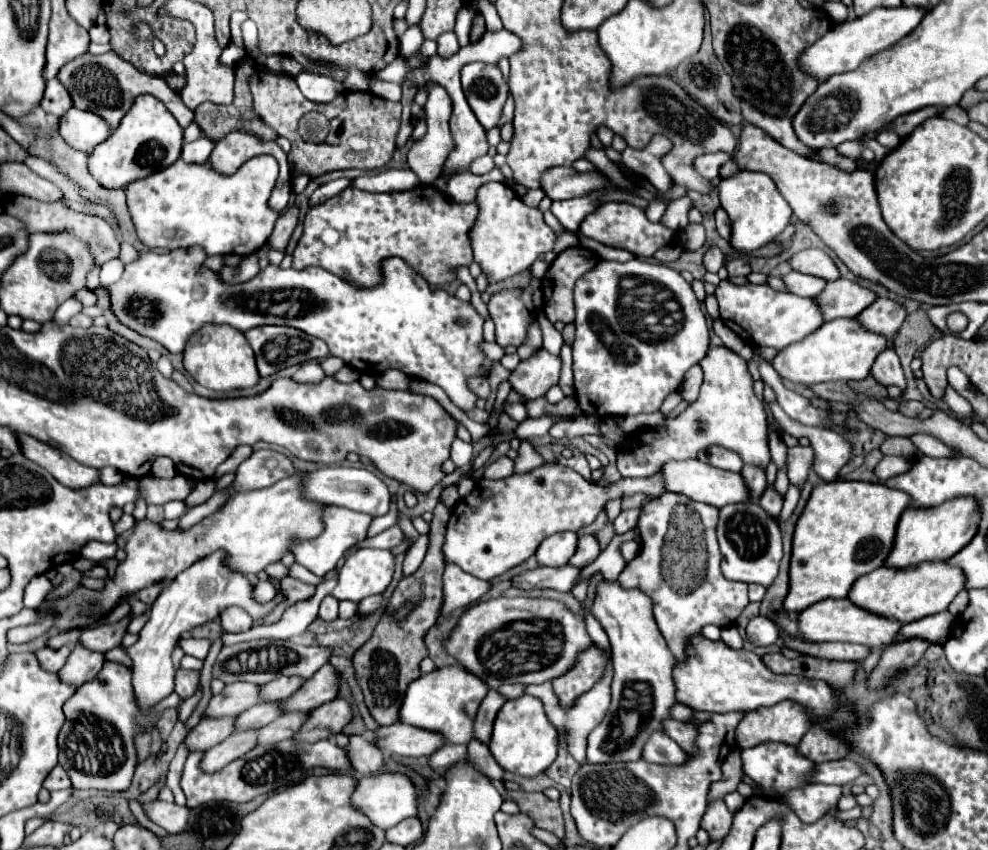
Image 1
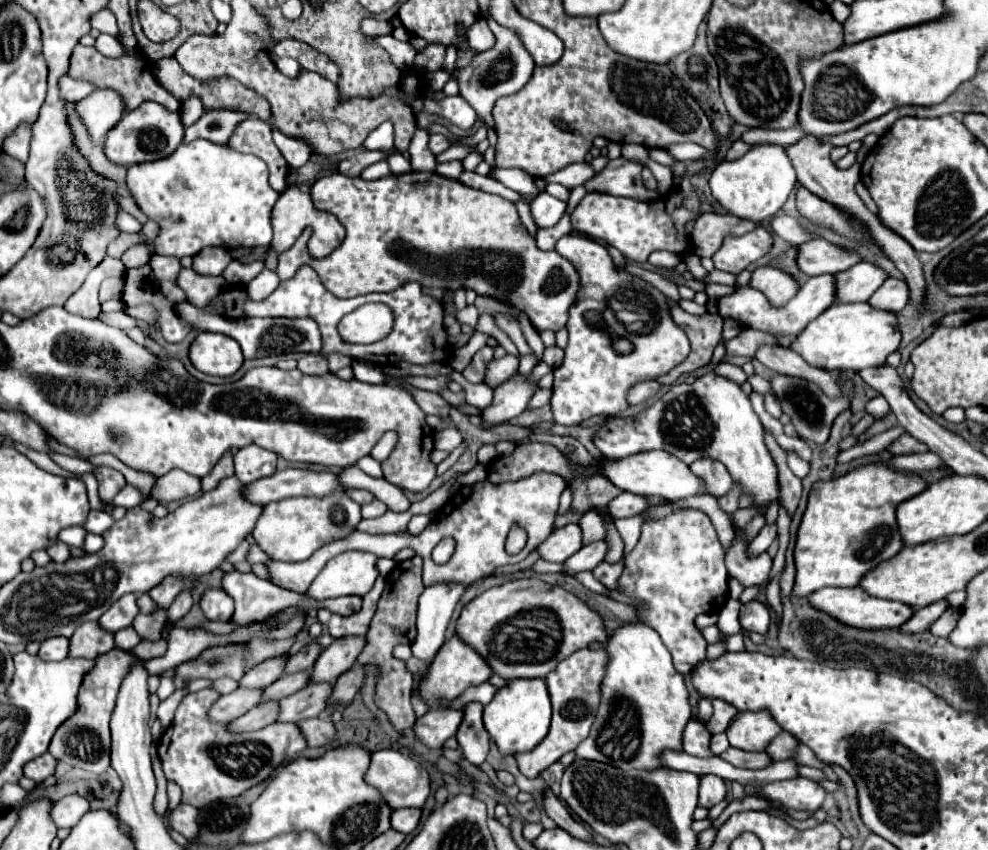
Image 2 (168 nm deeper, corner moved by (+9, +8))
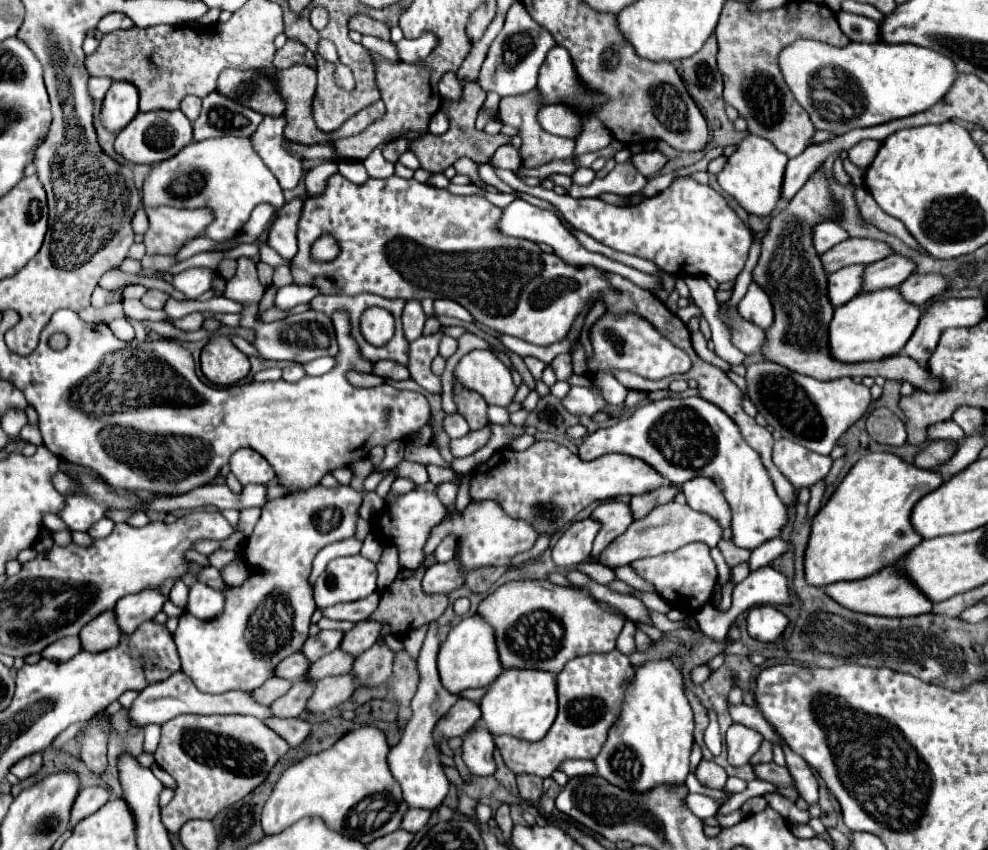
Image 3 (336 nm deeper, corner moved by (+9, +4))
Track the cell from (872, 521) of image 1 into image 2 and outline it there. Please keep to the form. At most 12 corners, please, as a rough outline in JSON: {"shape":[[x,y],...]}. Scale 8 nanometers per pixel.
{"shape":[[883,463],[815,483],[793,593],[855,587],[903,549],[925,491]]}

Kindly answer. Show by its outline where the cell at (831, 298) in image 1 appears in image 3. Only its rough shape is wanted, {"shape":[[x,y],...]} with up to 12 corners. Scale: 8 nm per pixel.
{"shape":[[889,255],[863,271],[859,295],[899,287],[915,263]]}

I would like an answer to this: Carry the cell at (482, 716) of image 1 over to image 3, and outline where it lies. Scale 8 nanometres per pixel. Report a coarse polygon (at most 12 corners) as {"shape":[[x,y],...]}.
{"shape":[[473,727],[463,761],[473,775],[493,775],[493,735]]}

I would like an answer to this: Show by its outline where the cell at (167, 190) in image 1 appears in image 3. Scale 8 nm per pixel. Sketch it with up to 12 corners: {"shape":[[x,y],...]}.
{"shape":[[249,139],[189,143],[153,165],[145,209],[211,209],[233,239],[259,203],[285,205]]}

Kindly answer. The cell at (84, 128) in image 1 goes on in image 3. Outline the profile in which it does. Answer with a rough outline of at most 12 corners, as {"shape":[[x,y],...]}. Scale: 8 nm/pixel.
{"shape":[[113,83],[99,119],[119,133],[139,111],[131,83]]}

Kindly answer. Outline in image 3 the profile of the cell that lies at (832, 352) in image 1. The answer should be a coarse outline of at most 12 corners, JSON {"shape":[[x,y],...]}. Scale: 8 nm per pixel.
{"shape":[[897,289],[853,297],[829,323],[839,363],[897,355],[921,309]]}

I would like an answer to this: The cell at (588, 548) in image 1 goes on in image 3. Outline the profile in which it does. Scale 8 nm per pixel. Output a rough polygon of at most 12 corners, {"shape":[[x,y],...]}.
{"shape":[[603,501],[591,513],[601,523],[597,557],[633,523],[629,505]]}

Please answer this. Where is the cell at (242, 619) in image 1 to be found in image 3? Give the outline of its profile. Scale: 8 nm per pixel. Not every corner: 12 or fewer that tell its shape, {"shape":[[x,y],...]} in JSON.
{"shape":[[205,583],[189,589],[187,611],[197,619],[215,619],[225,597]]}

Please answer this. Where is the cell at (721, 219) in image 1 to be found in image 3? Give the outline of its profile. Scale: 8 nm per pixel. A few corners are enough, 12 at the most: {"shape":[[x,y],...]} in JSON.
{"shape":[[833,221],[813,227],[813,245],[825,253],[849,235]]}

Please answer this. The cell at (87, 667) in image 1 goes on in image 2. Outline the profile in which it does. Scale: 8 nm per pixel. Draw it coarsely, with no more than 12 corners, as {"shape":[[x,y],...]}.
{"shape":[[97,621],[71,637],[69,657],[95,659],[115,647]]}

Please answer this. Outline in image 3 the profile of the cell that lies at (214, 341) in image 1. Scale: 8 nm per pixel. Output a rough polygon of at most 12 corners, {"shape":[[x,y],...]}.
{"shape":[[213,335],[201,371],[215,385],[249,373],[249,359],[227,337]]}

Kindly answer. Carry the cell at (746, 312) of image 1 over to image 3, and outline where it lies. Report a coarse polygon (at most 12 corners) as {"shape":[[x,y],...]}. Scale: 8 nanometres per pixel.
{"shape":[[863,265],[827,277],[829,301],[839,307],[861,287]]}

